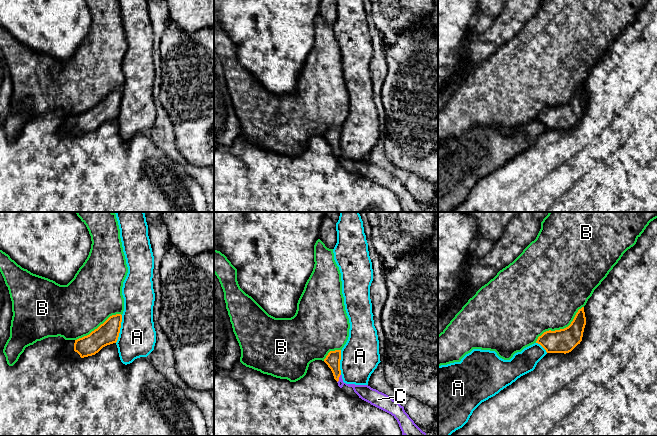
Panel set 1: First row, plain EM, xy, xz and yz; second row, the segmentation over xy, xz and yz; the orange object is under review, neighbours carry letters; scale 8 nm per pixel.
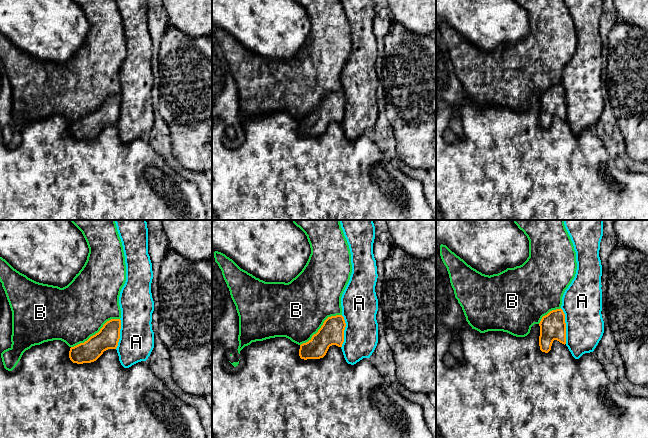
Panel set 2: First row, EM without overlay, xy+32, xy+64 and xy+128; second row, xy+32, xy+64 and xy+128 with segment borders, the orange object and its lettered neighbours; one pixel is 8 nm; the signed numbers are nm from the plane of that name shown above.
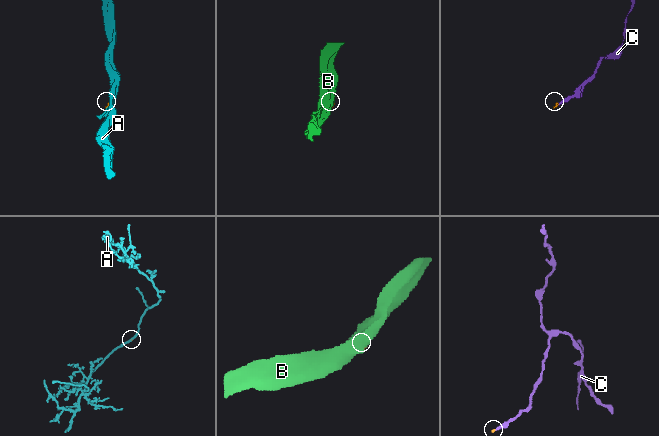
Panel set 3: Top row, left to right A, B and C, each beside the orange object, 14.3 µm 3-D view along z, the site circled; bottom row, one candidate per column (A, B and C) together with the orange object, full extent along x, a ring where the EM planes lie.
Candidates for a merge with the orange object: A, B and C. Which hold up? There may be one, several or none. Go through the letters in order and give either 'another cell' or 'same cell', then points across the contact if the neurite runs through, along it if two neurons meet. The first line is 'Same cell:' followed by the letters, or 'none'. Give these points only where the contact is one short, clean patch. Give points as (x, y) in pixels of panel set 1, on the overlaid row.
Same cell: C
A: another cell
B: another cell
C: same cell | across xz (333, 358), (338, 378), (343, 383), (365, 392)

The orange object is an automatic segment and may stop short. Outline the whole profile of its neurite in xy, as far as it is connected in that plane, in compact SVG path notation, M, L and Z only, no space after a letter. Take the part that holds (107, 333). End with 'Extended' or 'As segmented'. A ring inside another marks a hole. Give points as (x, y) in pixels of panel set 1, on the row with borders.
M121 314L112 315L89 335L77 340L66 340L61 356L63 358L81 359L95 355L103 347L117 342L121 322Z. Extended

